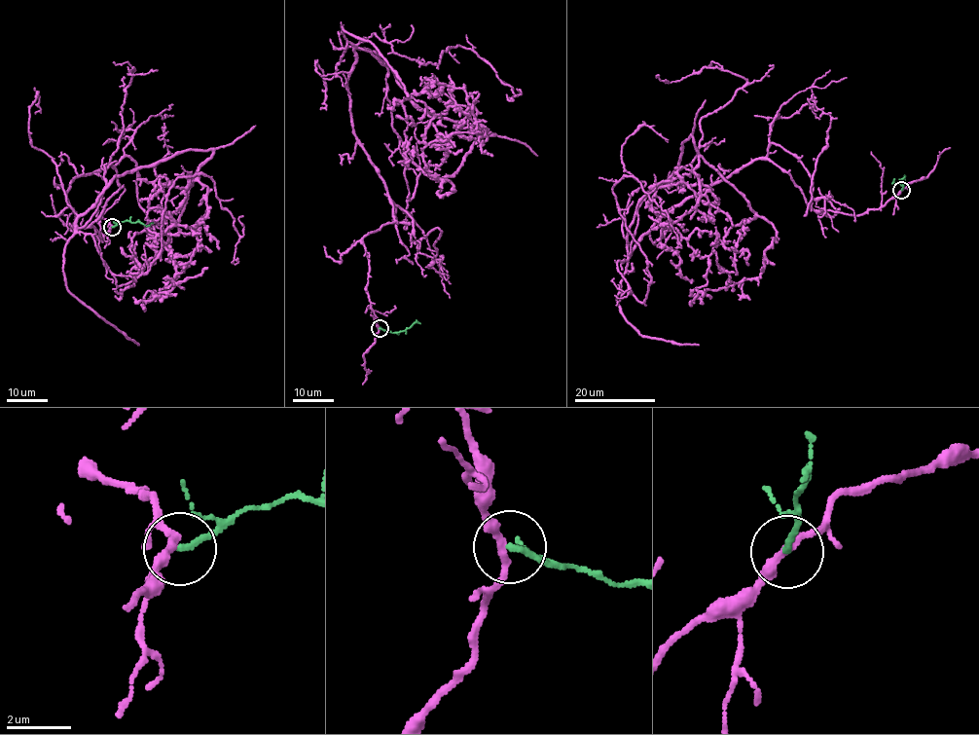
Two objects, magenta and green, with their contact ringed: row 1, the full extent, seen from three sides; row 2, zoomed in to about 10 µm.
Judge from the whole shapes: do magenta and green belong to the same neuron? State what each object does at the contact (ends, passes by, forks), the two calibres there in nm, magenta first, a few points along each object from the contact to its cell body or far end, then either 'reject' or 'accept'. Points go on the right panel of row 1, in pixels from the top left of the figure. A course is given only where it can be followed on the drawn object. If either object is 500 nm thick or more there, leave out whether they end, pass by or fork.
magenta passes by; green ends there; 280 nm thick on the magenta side, 180 nm on the other; magenta runs (901, 190), (815, 210), (756, 159), (630, 253), (637, 203), (691, 136), (776, 236), (756, 277), (691, 300); green runs (901, 190), (904, 179), (895, 183), (894, 178); reject

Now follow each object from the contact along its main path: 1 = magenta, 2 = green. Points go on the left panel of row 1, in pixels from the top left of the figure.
1: (111, 227), (111, 165), (71, 180), (74, 226), (211, 150), (182, 272), (133, 297)
2: (112, 227), (126, 220), (145, 225), (153, 222)

